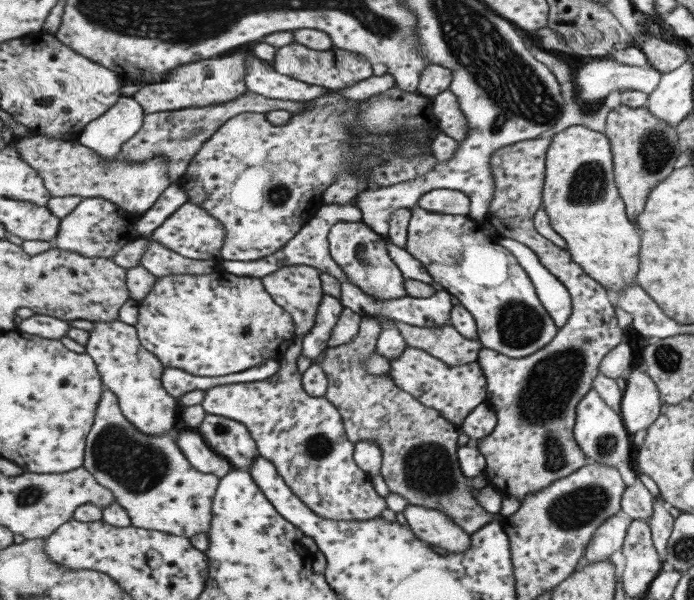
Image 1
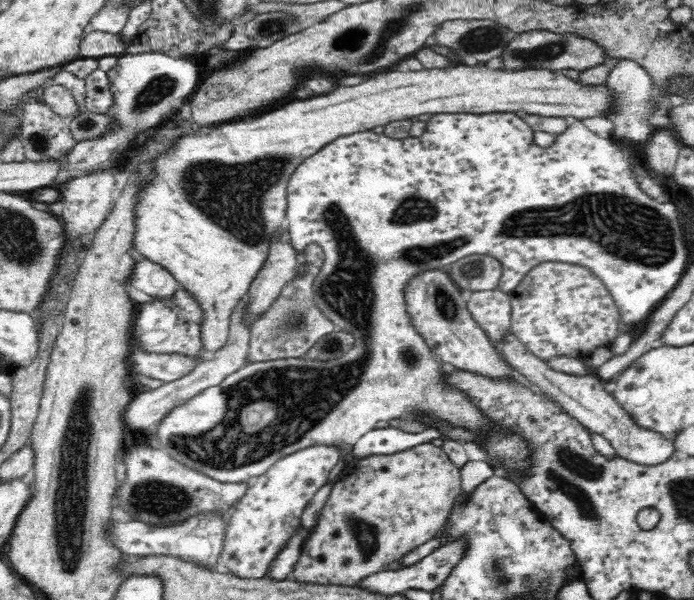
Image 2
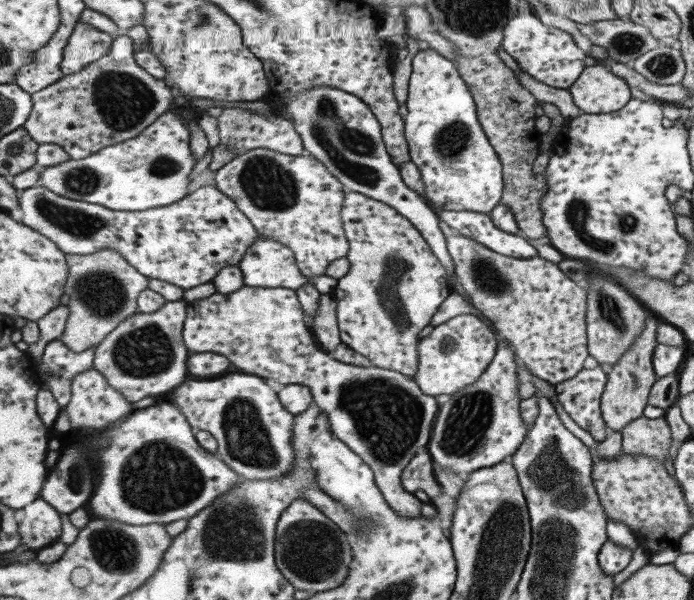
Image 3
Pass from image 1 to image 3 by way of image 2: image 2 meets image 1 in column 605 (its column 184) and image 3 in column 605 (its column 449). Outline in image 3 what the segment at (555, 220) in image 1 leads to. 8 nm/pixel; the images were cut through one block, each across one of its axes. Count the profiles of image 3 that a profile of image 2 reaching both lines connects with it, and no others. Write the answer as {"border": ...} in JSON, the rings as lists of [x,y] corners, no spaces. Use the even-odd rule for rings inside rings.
{"border":[[[601,63],[584,67],[580,78],[569,90],[575,104],[587,114],[610,113],[629,100],[625,82]]]}

